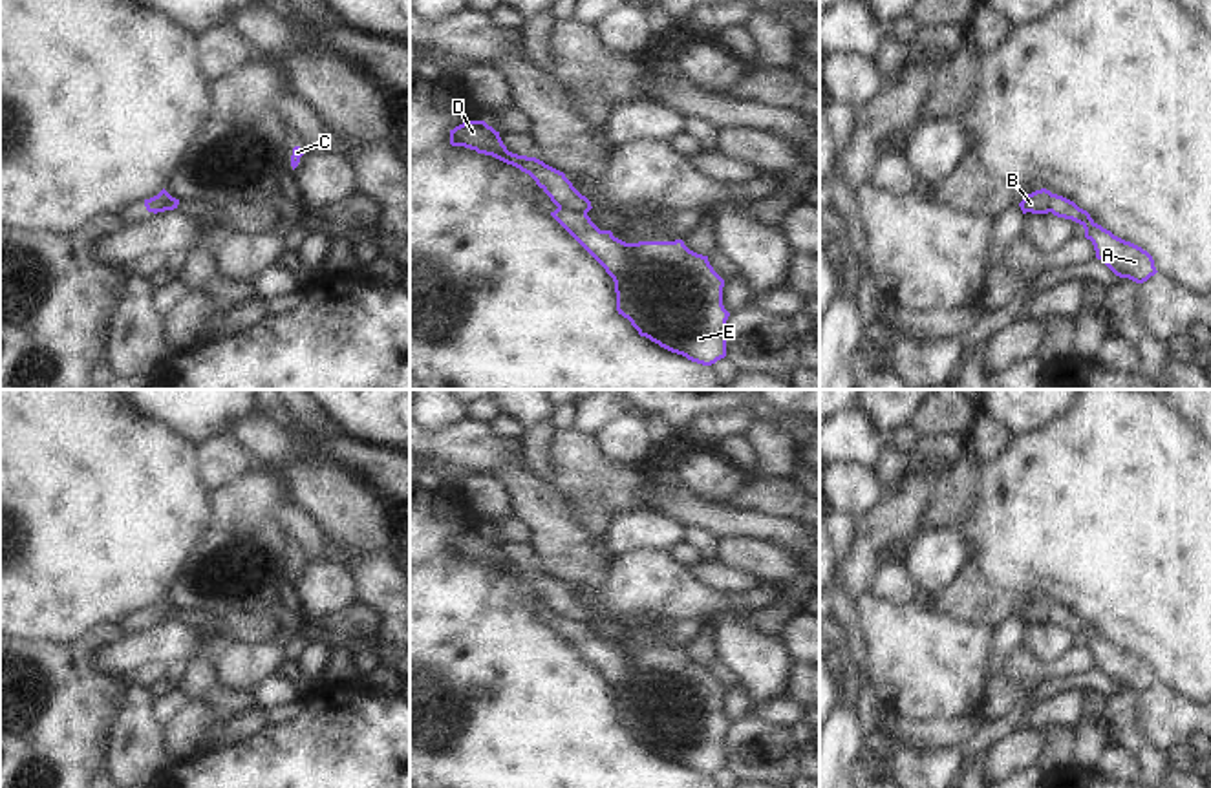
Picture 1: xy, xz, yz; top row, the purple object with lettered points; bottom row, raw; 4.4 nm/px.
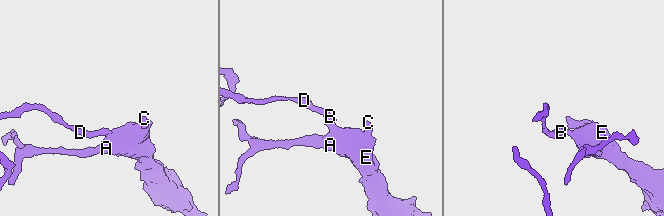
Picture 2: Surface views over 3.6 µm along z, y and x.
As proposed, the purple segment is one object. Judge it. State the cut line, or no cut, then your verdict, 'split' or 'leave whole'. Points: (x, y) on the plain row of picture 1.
cut in xz along (558, 617), (586, 624); split

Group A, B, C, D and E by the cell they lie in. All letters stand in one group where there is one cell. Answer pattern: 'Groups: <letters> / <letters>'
Groups: A C E / B D

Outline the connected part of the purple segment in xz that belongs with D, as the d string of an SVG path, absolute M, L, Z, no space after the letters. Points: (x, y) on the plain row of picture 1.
M465 530L463 534L450 539L450 554L492 565L507 574L520 578L536 591L536 594L558 618L585 623L593 618L591 611L573 596L563 581L545 574L536 567L509 561L499 547L499 541L496 541L485 530Z

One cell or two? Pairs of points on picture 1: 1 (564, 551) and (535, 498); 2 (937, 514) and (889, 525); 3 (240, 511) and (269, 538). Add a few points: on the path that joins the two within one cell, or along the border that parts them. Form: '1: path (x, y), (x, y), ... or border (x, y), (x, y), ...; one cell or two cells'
1: path (557, 538), (544, 511); one cell
2: border (937, 481), (919, 521), (889, 547); two cells
3: path (247, 518), (262, 532); one cell

